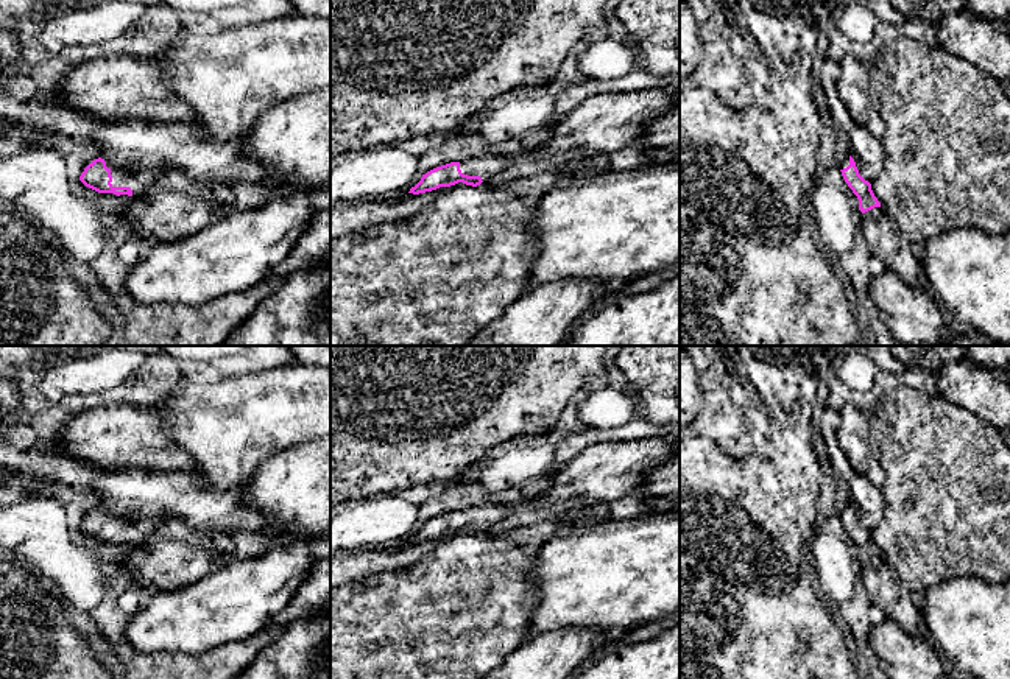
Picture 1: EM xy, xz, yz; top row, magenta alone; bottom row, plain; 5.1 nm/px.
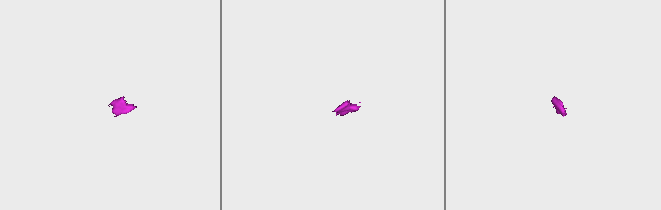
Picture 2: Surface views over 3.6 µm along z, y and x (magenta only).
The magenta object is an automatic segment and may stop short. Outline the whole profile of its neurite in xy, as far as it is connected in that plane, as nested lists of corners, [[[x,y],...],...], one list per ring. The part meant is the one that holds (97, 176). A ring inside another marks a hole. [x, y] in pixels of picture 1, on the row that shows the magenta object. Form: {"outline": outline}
{"outline": [[[98,157],[84,168],[79,181],[98,193],[139,196],[168,171],[168,168],[147,171],[117,170]]]}

